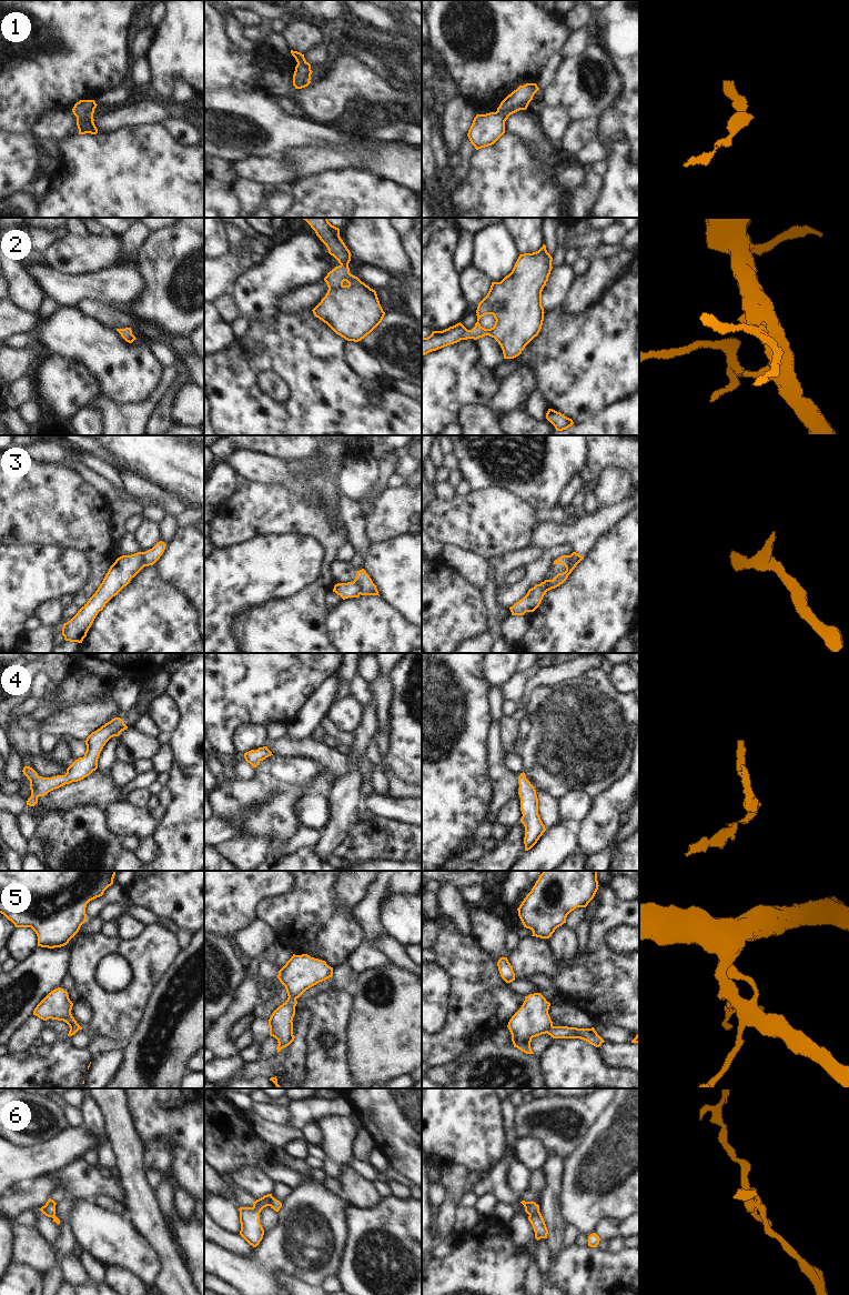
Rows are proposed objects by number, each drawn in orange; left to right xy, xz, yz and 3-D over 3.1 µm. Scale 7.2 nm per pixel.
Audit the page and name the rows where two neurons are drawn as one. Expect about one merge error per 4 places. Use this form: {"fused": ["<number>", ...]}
{"fused": ["3", "6"]}

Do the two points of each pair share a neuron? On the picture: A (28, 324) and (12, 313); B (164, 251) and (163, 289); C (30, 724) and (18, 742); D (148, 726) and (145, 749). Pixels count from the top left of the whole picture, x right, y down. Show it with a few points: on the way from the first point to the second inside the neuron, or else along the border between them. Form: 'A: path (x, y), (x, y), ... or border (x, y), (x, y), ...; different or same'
A: path (24, 322), (16, 317); same
B: path (164, 260), (164, 280); same
C: path (26, 729), (22, 732), (22, 738); same
D: border (133, 726), (141, 732), (157, 738); different

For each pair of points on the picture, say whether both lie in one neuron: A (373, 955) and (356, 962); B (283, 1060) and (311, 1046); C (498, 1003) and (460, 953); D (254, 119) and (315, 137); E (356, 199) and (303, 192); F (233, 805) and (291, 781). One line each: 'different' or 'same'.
A: same
B: different
C: same
D: same
E: same
F: same

